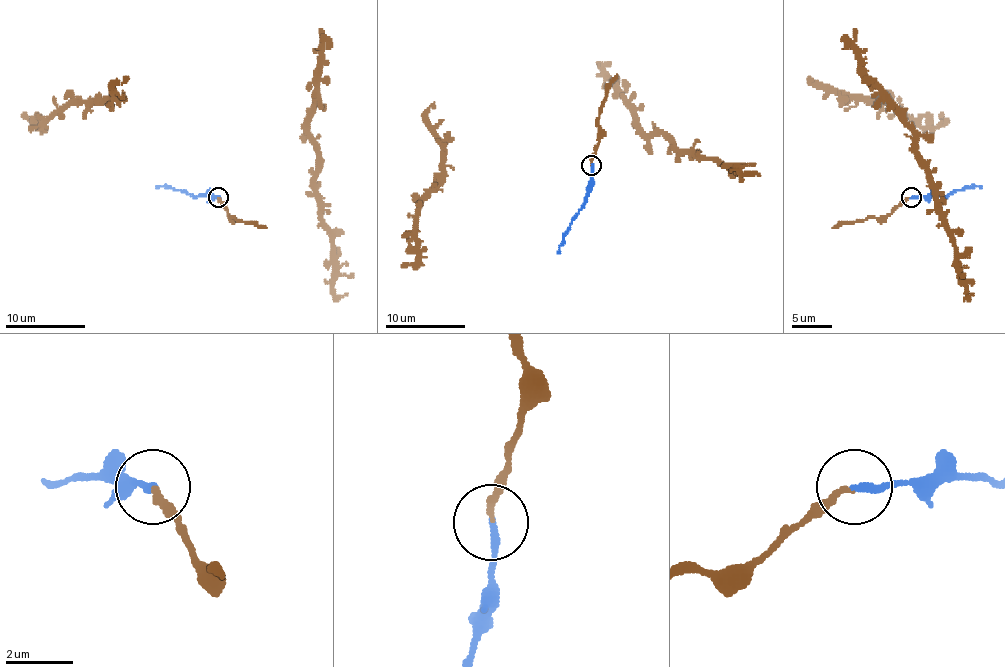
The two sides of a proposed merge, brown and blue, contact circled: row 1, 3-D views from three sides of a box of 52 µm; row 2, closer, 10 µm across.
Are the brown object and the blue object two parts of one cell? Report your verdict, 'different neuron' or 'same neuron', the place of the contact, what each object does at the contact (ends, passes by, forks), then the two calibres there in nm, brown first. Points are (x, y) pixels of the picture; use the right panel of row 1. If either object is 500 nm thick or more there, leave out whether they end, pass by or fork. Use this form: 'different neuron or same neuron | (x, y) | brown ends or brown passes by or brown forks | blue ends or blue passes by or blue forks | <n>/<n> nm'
same neuron | (911, 197) | brown ends | blue ends | 180/220 nm

